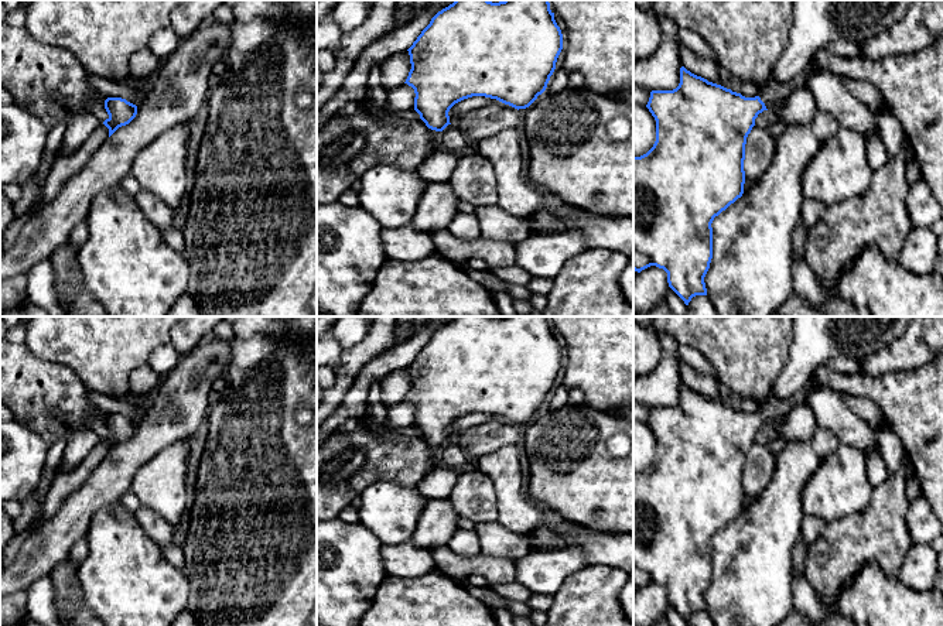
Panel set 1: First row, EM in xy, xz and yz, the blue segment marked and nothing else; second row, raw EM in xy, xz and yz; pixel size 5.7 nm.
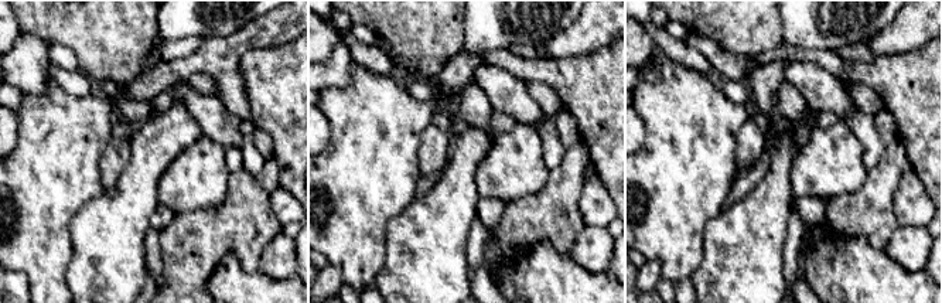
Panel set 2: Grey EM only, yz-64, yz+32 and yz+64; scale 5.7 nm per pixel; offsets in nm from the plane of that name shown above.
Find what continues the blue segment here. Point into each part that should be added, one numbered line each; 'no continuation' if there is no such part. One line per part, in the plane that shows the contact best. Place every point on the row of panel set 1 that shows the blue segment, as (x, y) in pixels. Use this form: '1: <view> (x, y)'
1: yz (772, 93)

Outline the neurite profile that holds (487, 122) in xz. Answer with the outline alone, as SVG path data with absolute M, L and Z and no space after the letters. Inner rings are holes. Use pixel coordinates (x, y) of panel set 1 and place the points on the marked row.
M491 105L464 113L452 123L469 141L478 143L506 129L517 129L520 124L519 110L505 105Z

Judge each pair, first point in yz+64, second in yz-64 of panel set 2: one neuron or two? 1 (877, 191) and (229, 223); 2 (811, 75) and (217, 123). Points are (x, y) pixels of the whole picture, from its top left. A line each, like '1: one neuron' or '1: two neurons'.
1: one neuron
2: one neuron

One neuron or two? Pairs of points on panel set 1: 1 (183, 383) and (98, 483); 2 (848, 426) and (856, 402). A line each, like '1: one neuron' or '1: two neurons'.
1: one neuron
2: two neurons

